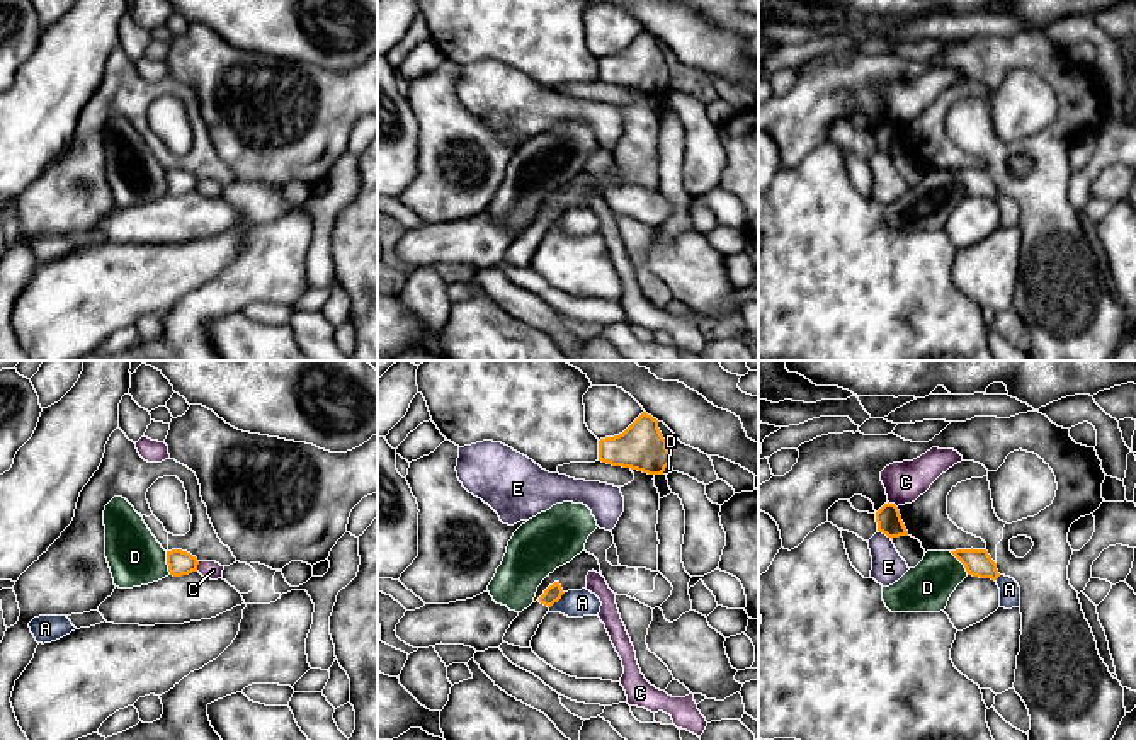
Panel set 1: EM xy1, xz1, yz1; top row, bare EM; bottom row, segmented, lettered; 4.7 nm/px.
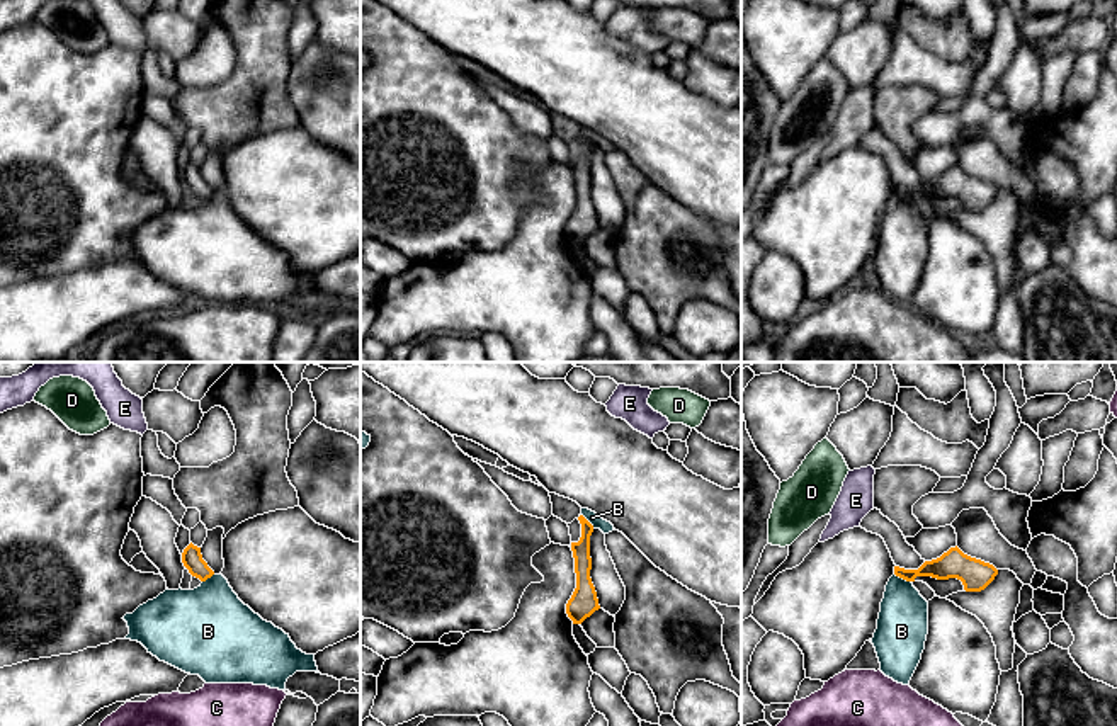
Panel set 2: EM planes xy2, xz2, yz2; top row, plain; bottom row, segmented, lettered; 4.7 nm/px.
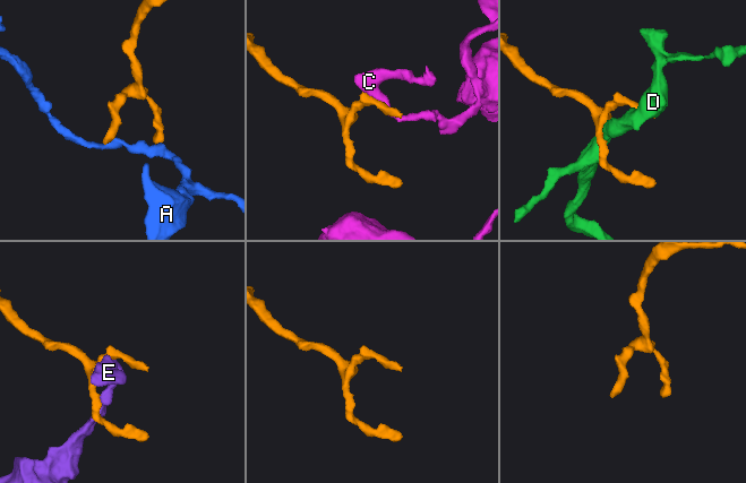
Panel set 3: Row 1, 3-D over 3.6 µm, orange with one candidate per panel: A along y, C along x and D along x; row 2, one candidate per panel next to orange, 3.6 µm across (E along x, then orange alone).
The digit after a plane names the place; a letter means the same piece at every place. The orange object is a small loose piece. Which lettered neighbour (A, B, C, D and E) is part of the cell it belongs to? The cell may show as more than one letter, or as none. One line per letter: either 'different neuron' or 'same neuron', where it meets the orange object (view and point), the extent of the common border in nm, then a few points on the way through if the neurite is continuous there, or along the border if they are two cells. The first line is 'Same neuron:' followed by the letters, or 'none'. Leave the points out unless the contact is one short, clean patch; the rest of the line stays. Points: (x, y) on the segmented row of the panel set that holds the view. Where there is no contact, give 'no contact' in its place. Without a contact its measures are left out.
Same neuron: none
A: different neuron; contact xz1 (556, 601); length 110 nm
B: different neuron; contact yz2 (903, 578); length 90 nm; border yz2 (895, 573), (910, 582)
C: different neuron; contact xy1 (196, 567); length 50 nm; border xy1 (199, 562), (196, 570)
D: different neuron; contact xy1 (167, 563); length 110 nm
E: different neuron; contact yz1 (885, 533); length 80 nm

